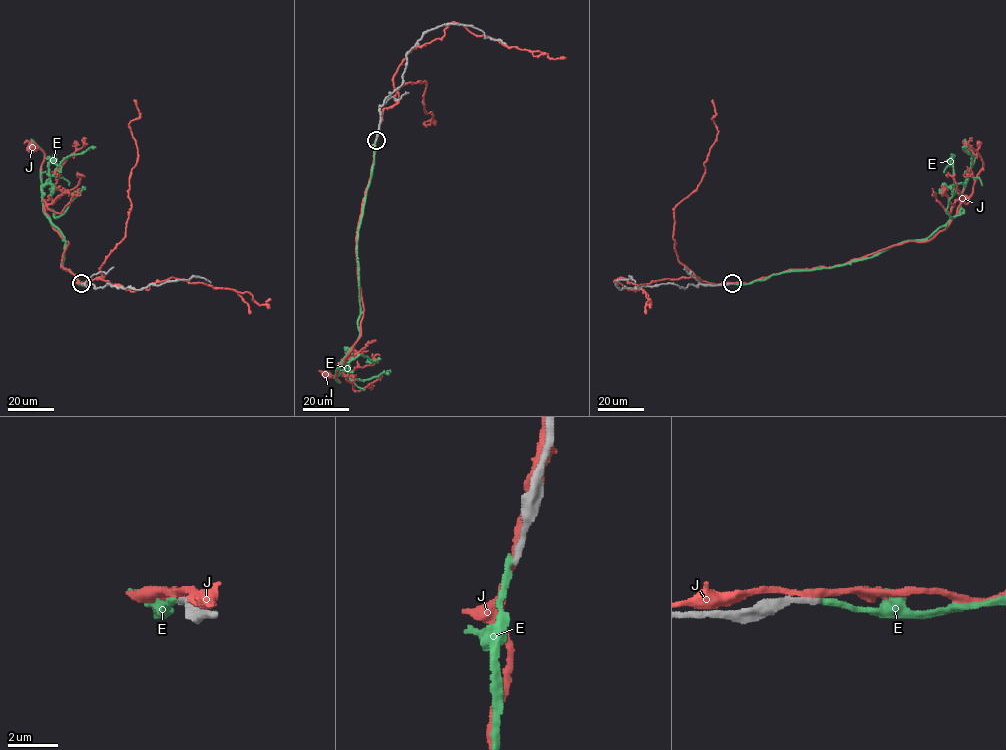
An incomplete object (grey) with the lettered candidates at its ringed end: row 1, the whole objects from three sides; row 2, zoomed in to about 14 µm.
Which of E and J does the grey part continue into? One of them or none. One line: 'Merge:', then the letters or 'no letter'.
Merge: E

